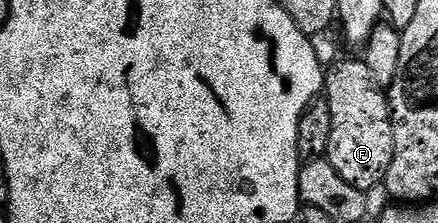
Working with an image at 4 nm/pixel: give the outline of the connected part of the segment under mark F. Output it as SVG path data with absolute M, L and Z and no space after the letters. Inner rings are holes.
M354 57L325 68L324 97L332 113L332 137L328 137L325 159L340 177L344 177L344 181L348 181L348 185L371 191L385 180L388 165L392 165L394 134L387 92L376 85L368 65L361 58Z

